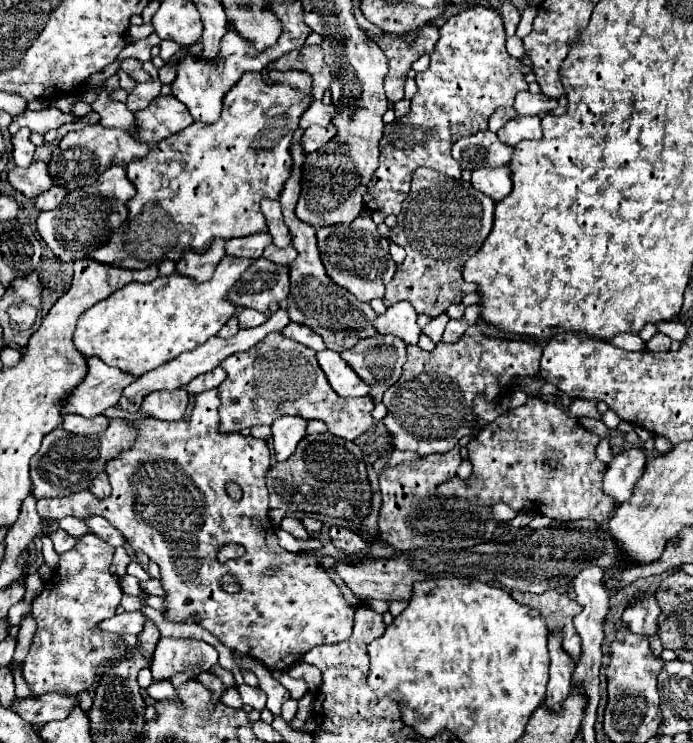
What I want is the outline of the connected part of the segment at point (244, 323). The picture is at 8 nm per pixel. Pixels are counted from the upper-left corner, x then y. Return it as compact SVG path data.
M243 308L237 318L239 318L239 328L255 328L267 320L267 316L263 312L257 312L251 308Z

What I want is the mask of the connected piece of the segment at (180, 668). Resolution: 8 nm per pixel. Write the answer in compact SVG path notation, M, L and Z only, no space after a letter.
M161 638L151 662L153 680L171 680L177 672L197 678L217 664L217 650L201 640Z

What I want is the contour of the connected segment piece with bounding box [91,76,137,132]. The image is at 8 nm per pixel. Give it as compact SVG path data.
M111 76L103 84L105 84L105 90L101 90L99 98L91 104L91 108L99 114L99 124L109 126L109 128L121 128L121 130L133 132L137 128L133 112L129 112L125 104L117 104L117 102L113 102L109 98L111 90L115 90L119 86L117 76Z

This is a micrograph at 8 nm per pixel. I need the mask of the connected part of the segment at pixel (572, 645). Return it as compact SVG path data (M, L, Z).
M545 592L545 594L511 594L519 604L525 604L529 608L535 608L541 612L541 616L547 620L549 632L561 632L563 634L563 648L567 654L577 660L579 658L579 634L573 628L575 614L581 612L581 606L575 600L569 600L567 594L561 592Z

